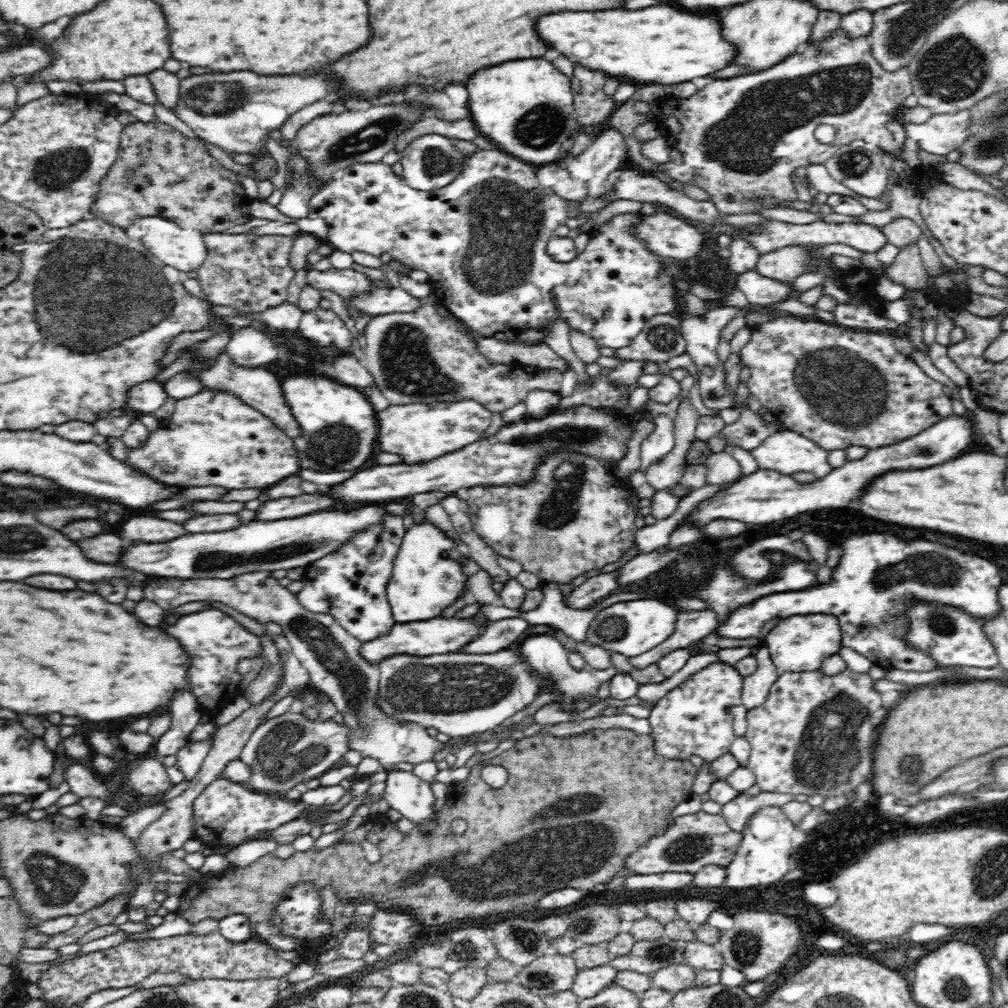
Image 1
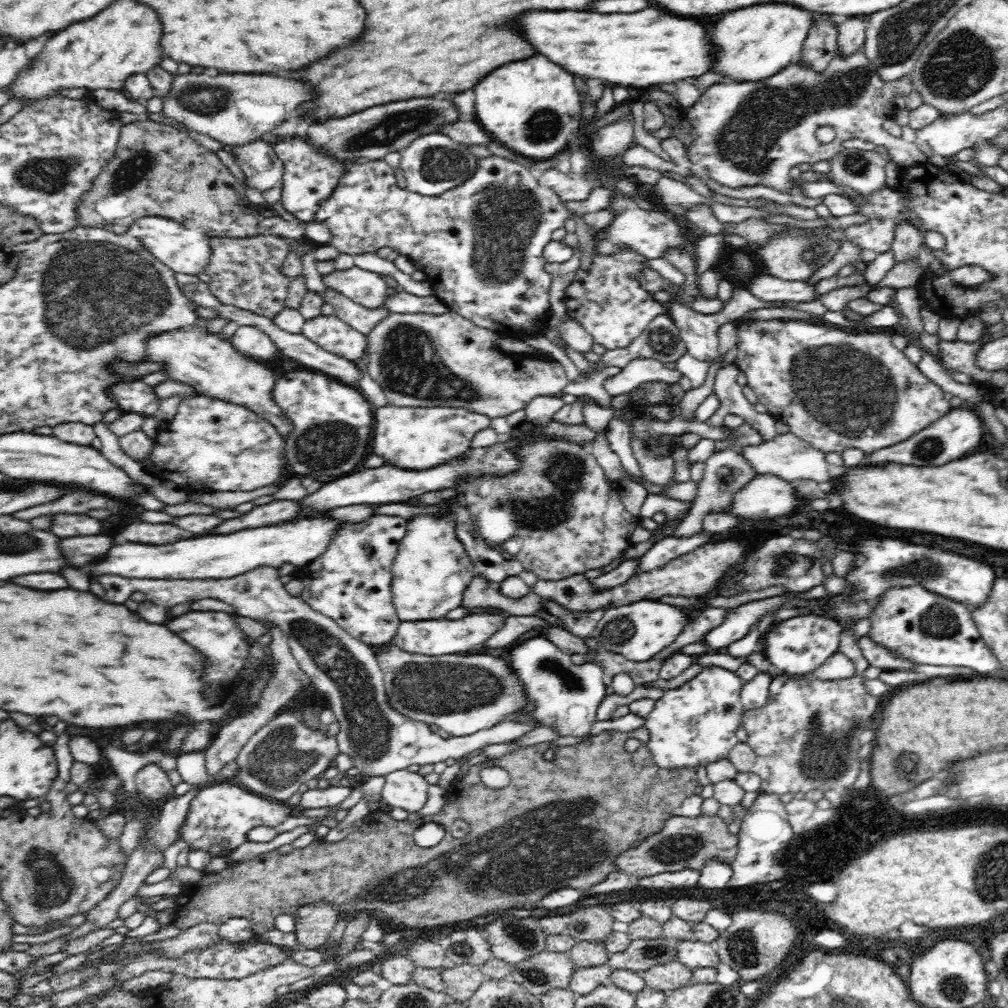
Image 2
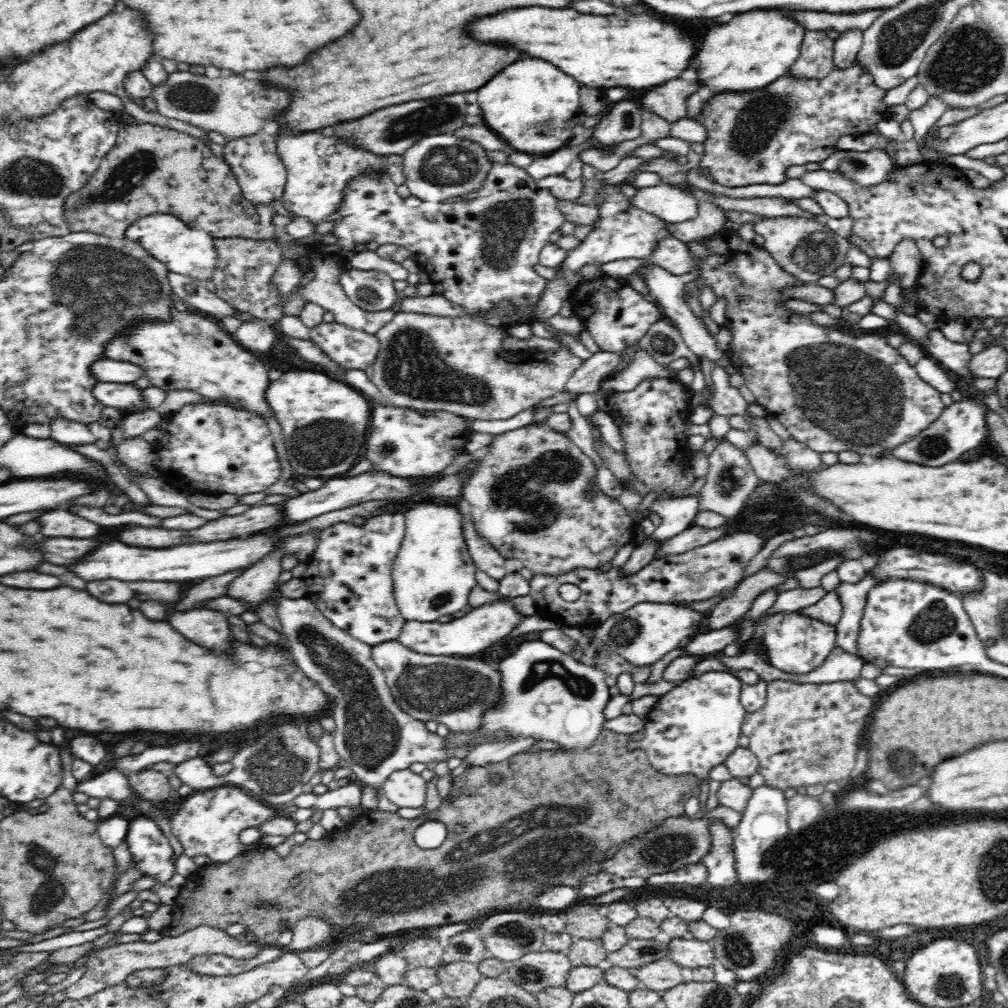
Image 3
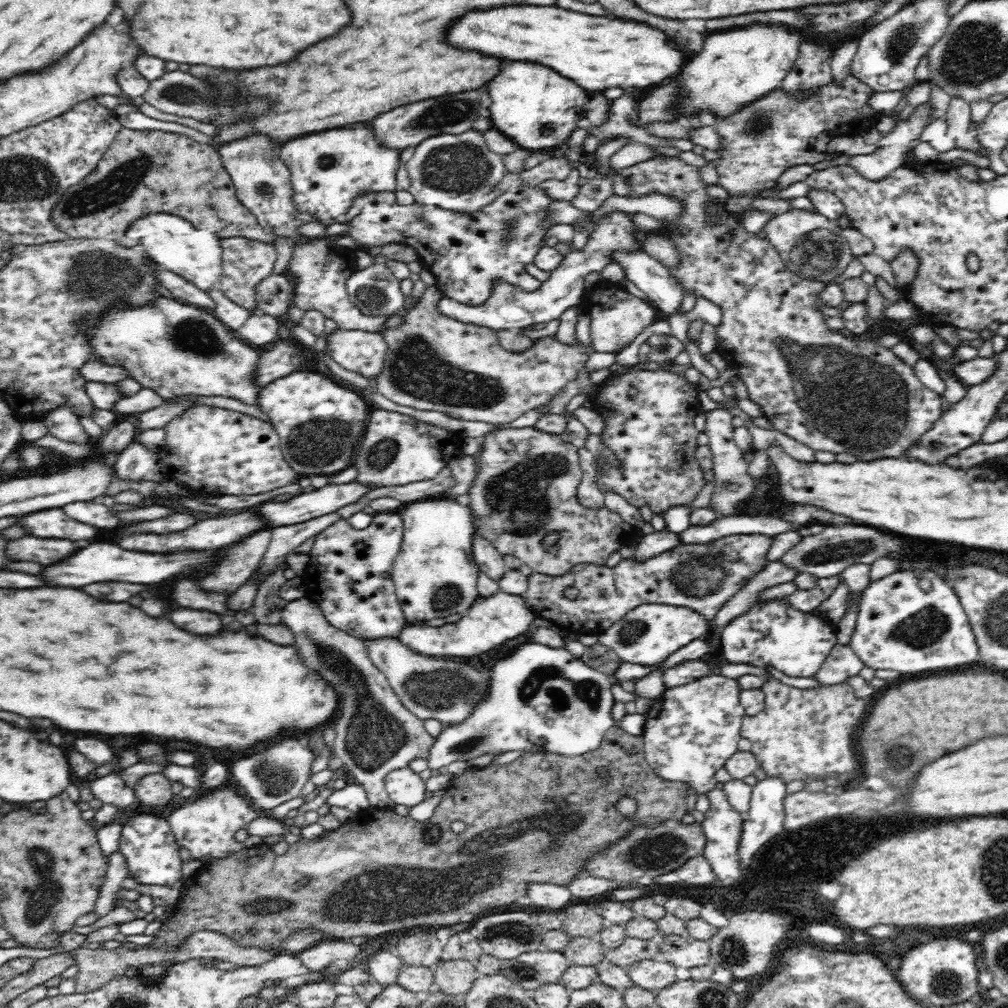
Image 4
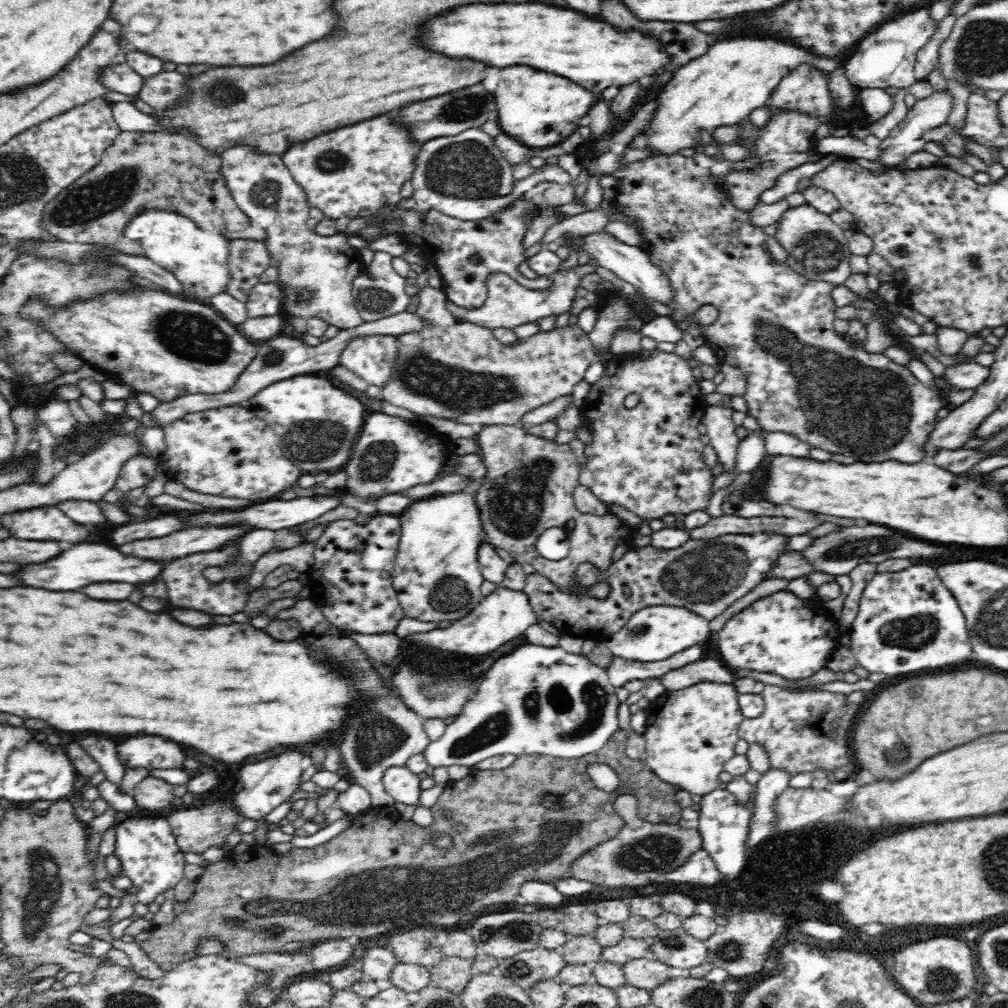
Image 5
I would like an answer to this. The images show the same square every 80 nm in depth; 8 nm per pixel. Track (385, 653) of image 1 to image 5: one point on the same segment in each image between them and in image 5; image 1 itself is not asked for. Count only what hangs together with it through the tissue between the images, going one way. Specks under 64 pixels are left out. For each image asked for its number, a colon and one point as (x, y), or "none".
2: (468, 635)
3: (480, 627)
4: (492, 620)
5: (504, 614)

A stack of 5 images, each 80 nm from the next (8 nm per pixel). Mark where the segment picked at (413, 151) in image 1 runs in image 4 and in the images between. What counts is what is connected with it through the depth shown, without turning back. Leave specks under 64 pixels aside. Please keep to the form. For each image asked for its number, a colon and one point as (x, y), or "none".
2: (434, 163)
3: (446, 168)
4: (459, 173)

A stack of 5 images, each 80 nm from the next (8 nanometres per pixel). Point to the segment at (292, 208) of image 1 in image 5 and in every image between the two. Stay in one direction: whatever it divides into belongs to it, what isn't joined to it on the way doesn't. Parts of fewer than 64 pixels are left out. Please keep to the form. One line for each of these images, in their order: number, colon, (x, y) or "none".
2: (310, 176)
3: (320, 165)
4: (329, 169)
5: (359, 169)

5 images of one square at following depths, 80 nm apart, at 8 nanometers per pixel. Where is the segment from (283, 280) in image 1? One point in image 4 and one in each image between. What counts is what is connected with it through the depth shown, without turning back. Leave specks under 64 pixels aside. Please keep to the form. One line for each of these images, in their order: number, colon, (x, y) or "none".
2: (245, 272)
3: (245, 265)
4: (246, 263)

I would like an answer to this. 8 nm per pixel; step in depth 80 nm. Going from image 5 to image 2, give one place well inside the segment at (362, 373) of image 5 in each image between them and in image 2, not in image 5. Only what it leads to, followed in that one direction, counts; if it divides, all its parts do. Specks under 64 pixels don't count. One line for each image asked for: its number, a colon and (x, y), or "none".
2: (328, 332)
3: (352, 349)
4: (363, 352)

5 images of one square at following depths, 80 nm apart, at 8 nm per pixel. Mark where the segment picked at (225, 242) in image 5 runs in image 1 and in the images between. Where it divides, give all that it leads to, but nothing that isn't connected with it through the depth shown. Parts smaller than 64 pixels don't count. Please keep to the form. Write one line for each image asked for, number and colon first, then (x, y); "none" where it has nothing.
1: (183, 249)
2: (186, 251)
3: (192, 253)
4: (195, 255)

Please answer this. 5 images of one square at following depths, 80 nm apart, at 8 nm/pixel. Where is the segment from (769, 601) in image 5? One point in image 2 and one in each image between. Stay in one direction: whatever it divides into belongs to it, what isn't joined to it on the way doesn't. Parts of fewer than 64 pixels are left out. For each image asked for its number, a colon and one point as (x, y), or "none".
2: (798, 645)
3: (796, 643)
4: (772, 634)

